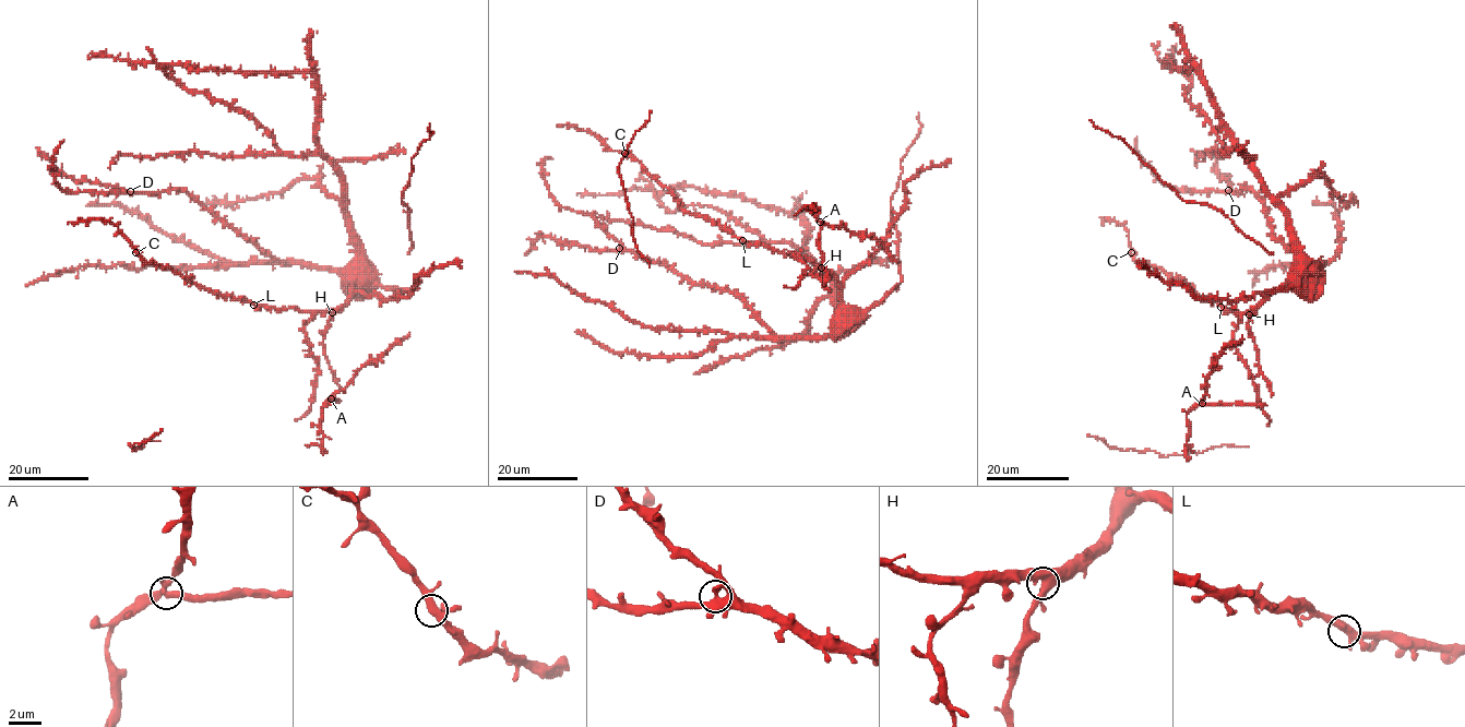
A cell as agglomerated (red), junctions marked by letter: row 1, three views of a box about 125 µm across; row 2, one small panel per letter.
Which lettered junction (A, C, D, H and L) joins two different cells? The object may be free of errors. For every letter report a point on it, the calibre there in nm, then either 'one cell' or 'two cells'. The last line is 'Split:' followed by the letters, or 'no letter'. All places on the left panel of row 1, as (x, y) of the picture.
A: place (331, 398); calibre 360 nm; two cells
C: place (135, 252); calibre 340 nm; one cell
D: place (130, 191); calibre 400 nm; one cell
H: place (332, 312); calibre 480 nm; one cell
L: place (253, 305); calibre 360 nm; one cell
Split: A

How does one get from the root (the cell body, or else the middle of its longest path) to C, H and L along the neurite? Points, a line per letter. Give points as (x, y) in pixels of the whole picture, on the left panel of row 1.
C: (345, 281), (348, 299), (338, 309), (268, 308), (206, 290), (135, 252)
H: (345, 281), (343, 283), (350, 284), (348, 299), (332, 312)
L: (345, 281), (343, 283), (350, 284), (348, 299), (335, 310), (296, 311), (253, 305)

